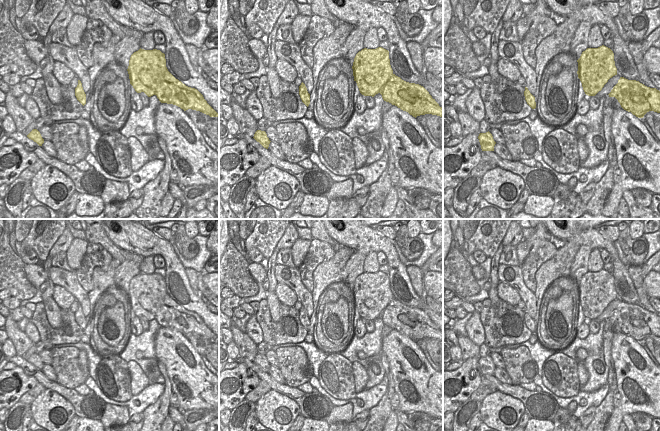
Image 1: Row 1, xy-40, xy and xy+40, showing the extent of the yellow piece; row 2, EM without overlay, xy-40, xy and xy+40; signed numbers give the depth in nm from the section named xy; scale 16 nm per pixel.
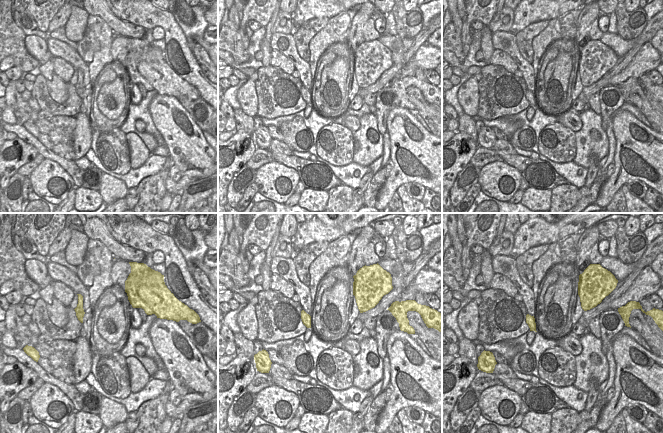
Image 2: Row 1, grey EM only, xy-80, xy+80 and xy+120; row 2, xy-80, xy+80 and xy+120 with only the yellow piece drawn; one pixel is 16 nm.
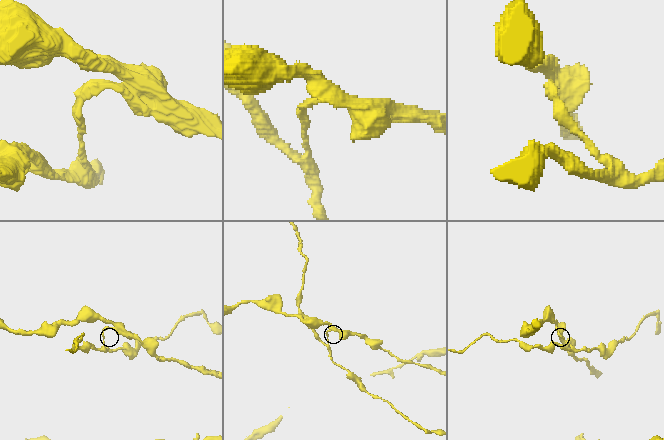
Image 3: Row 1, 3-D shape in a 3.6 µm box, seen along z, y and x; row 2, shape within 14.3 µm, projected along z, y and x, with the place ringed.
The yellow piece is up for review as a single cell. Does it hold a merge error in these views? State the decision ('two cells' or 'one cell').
two cells

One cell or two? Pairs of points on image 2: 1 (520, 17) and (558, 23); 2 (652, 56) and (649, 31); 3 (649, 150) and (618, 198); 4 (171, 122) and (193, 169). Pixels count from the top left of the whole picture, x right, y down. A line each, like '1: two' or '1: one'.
1: one
2: two
3: two
4: one

